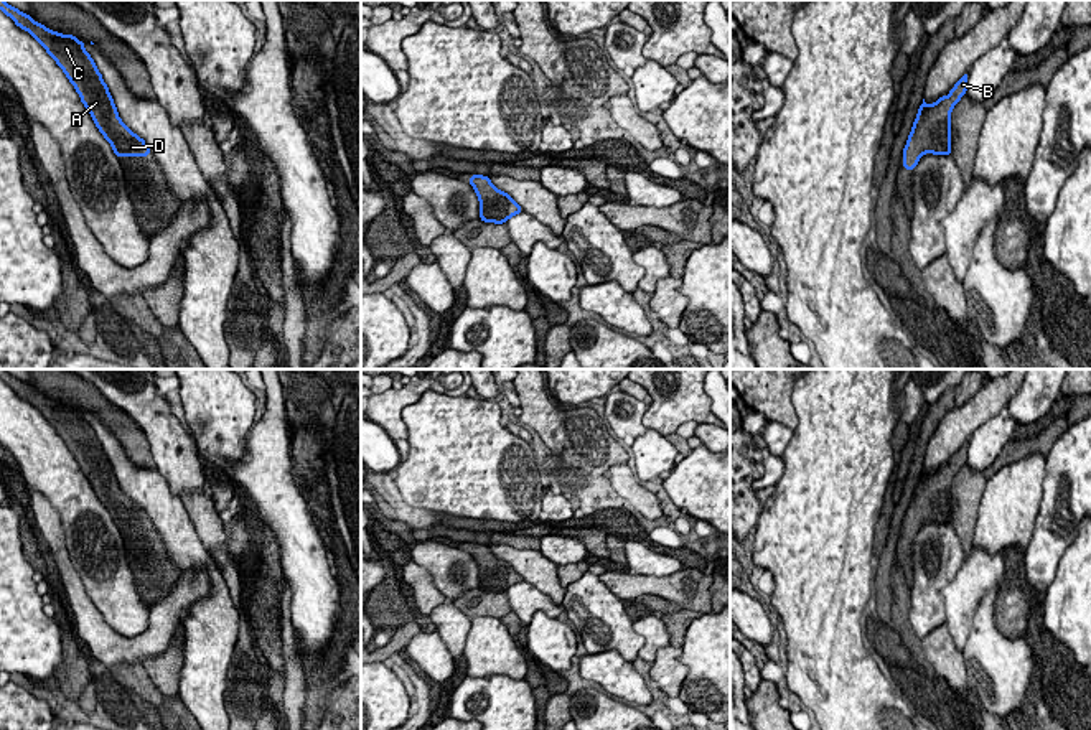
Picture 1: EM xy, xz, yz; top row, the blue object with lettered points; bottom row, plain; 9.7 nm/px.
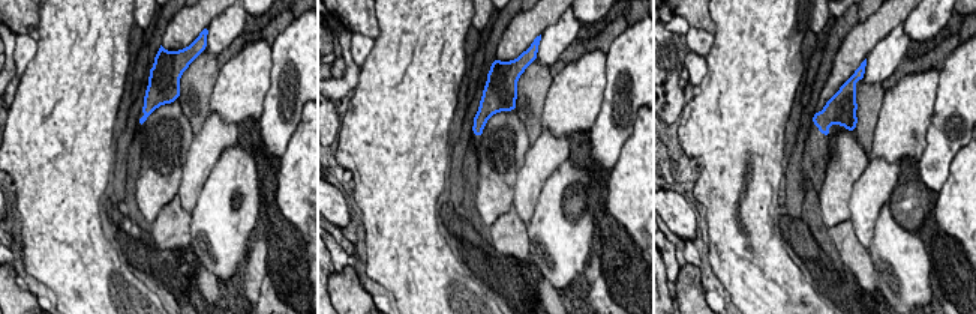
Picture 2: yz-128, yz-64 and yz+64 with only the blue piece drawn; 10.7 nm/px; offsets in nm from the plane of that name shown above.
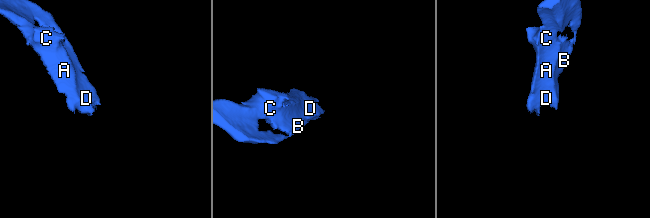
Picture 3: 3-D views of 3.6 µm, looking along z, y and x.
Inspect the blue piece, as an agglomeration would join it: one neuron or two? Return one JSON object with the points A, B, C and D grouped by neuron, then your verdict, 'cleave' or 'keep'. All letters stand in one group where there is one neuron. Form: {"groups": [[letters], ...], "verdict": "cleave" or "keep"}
{"groups": [["A", "B", "C", "D"]], "verdict": "keep"}

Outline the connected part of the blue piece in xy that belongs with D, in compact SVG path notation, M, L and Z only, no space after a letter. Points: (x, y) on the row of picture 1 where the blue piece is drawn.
M0 0L0 10L16 26L28 31L63 69L115 157L147 157L152 153L145 140L120 120L102 74L84 49L84 41L79 41L74 35L61 35L46 28L5 0Z

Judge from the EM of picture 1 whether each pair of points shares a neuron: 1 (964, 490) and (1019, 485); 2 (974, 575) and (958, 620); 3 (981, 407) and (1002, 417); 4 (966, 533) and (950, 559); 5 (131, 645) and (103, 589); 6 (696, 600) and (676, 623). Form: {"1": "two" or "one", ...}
{"1": "two", "2": "one", "3": "two", "4": "two", "5": "two", "6": "two"}

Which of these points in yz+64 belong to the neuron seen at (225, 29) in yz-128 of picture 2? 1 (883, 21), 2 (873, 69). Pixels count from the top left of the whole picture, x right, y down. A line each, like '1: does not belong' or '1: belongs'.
1: does not belong
2: belongs

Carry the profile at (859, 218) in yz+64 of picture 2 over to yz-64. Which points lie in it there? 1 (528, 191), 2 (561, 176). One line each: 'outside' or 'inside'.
1: inside
2: outside

